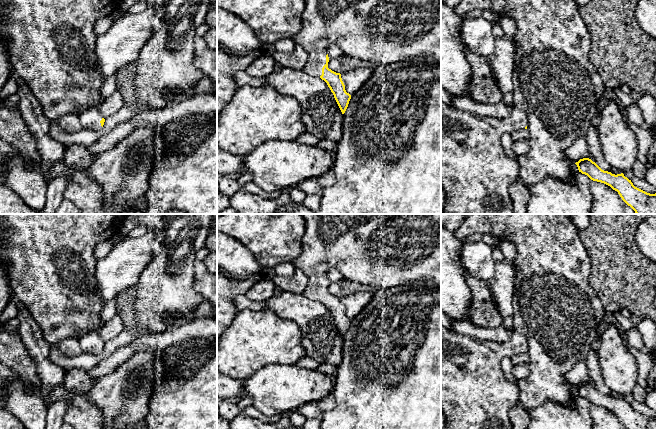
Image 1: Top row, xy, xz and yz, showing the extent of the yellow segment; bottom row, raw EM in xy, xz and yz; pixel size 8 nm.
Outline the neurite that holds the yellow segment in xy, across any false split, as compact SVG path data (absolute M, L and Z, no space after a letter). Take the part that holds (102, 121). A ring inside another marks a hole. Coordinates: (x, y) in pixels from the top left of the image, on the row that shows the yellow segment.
M93 107L79 114L78 117L84 129L94 131L100 130L105 122L100 111Z

